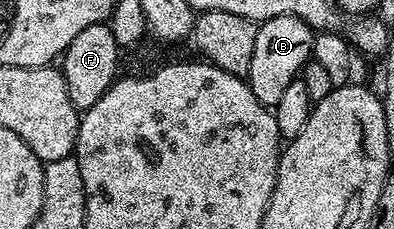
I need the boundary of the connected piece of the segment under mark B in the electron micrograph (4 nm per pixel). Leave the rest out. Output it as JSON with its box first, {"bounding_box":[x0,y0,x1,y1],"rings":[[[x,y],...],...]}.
{"bounding_box":[244,17,315,109],"rings":[[[272,17],[258,24],[256,46],[252,48],[252,65],[244,78],[252,93],[256,93],[256,101],[260,101],[260,105],[271,109],[280,105],[288,85],[301,76],[303,65],[312,57],[315,34],[310,26],[300,21],[300,17]]]}

